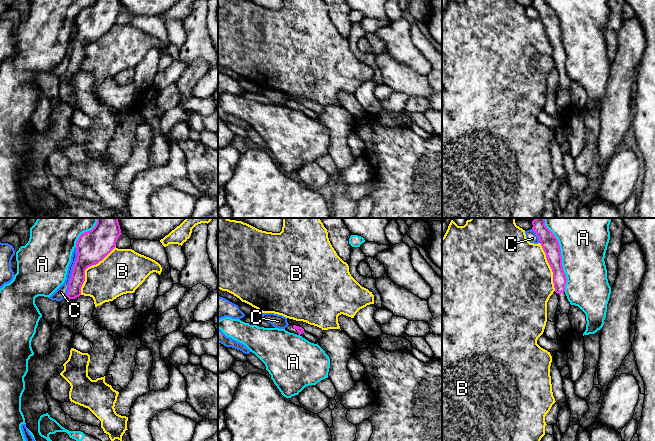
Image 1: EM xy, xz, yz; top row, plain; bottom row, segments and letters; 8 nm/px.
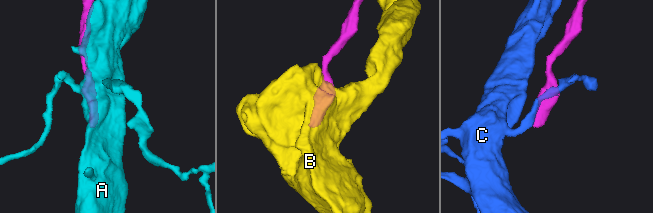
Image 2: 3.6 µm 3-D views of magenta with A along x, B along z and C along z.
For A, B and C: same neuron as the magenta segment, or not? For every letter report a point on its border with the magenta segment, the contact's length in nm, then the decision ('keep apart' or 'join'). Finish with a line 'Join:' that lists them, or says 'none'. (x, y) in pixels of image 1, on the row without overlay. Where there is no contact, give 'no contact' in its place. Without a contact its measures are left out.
A: contact yz (561, 34); length 550 nm; keep apart
B: contact xy (88, 42); length 480 nm; keep apart
C: contact xy (73, 47); length 400 nm; keep apart
Join: none

